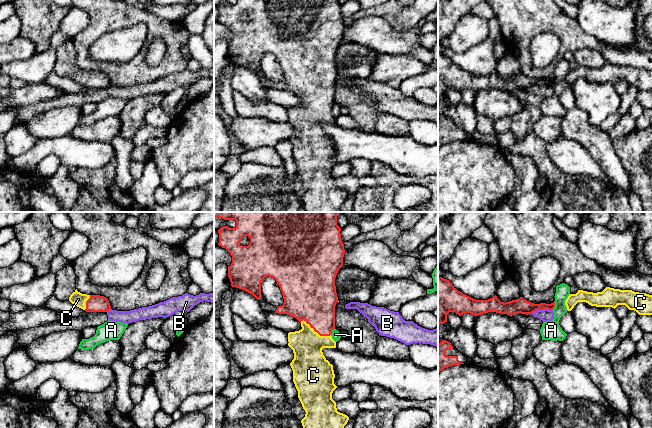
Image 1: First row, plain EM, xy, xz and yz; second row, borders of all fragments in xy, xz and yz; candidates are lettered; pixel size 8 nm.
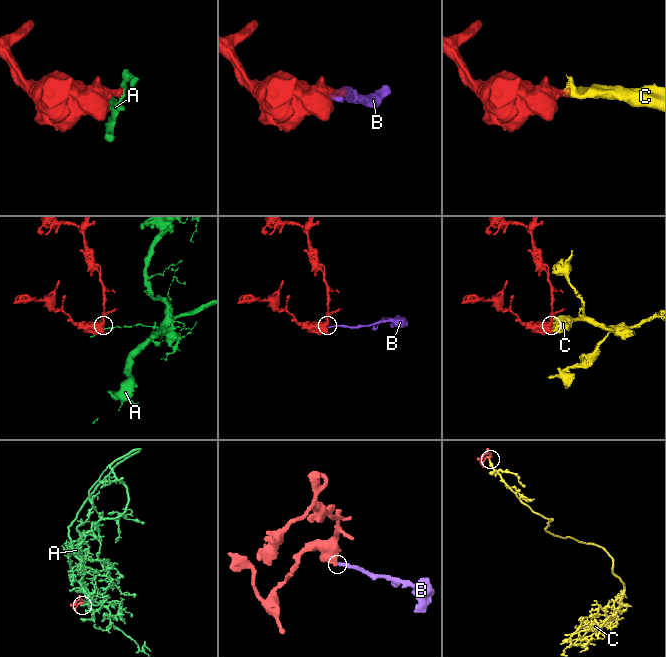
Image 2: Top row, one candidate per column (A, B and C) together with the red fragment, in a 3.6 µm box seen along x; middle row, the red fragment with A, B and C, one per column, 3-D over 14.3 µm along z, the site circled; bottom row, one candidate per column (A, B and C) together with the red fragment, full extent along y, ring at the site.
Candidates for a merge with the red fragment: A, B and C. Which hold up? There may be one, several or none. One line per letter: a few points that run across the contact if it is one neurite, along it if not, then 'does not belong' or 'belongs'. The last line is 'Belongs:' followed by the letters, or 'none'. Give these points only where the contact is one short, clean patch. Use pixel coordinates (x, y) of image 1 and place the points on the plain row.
A: line yz (555, 77), (555, 82), (552, 85); does not belong
B: line yz (552, 85), (536, 85), (531, 89); does not belong
C: line xz (313, 76), (315, 107), (309, 117), (309, 137); belongs
Belongs: C

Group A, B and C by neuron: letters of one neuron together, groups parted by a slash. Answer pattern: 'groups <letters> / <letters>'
groups A / B / C

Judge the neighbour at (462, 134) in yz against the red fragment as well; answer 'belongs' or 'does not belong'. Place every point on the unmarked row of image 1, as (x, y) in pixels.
belongs

